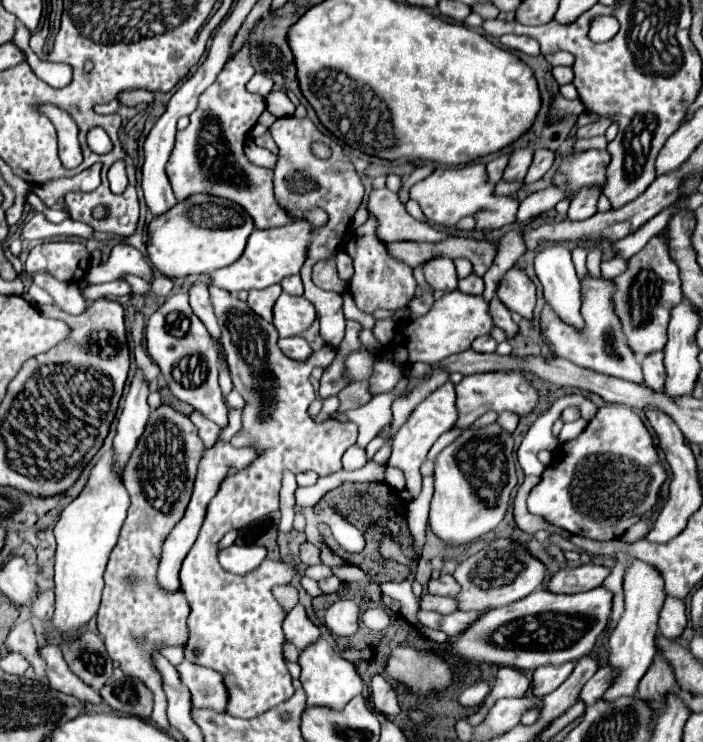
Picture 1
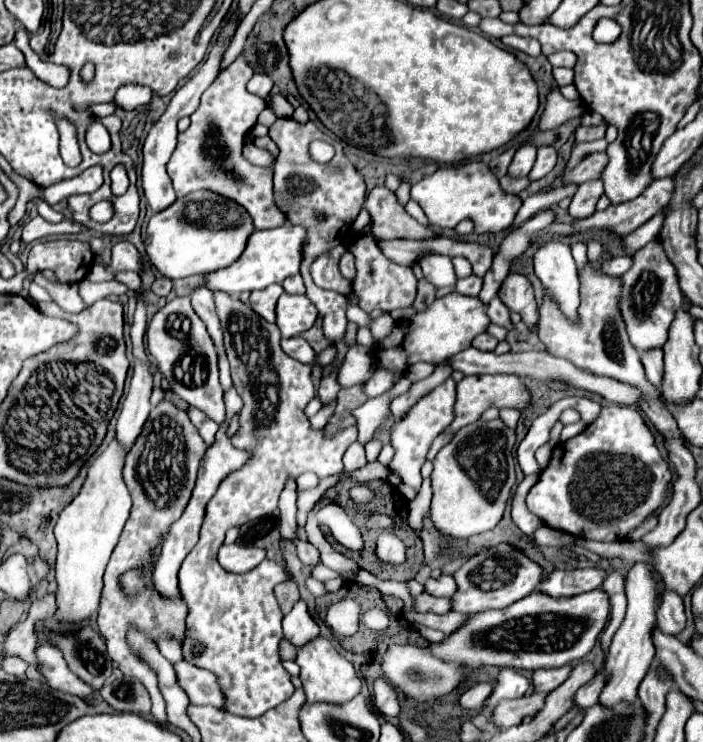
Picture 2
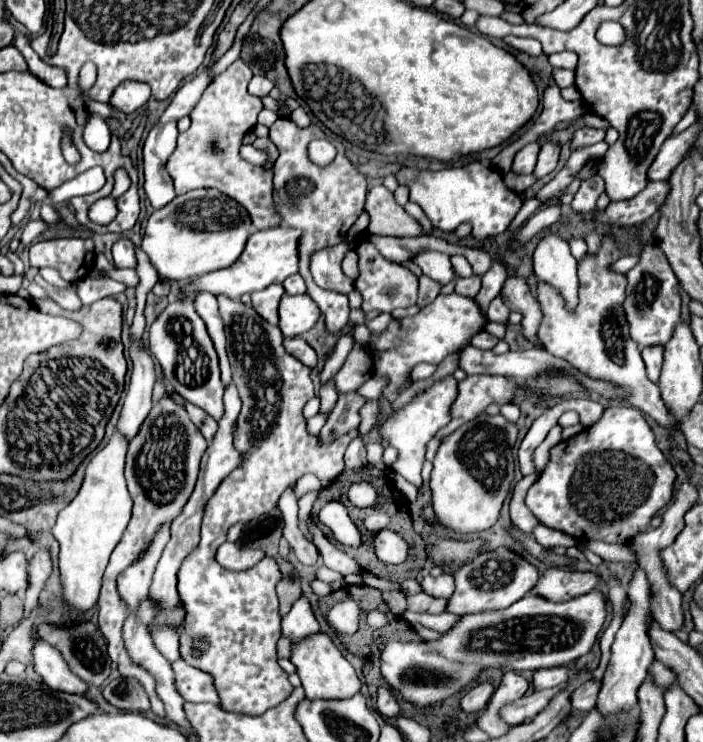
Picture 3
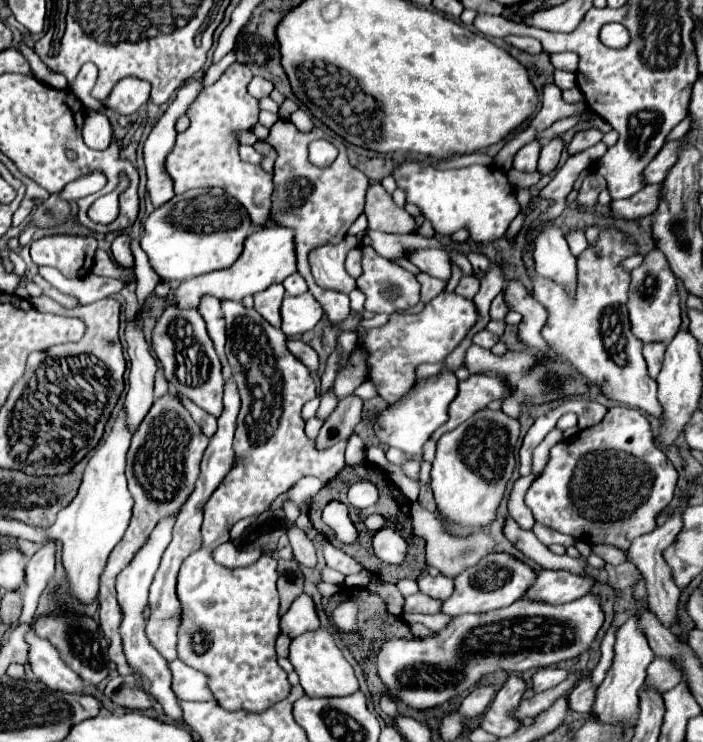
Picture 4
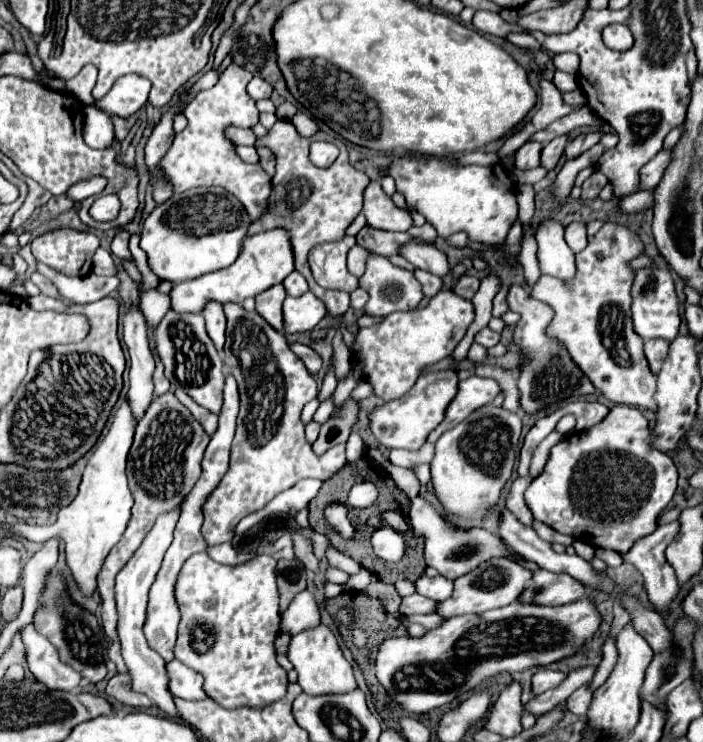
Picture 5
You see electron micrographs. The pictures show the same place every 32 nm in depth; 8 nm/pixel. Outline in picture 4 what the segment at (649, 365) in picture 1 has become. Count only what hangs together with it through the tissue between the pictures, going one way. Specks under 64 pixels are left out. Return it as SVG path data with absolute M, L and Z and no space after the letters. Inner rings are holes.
M644 344L644 358L648 362L648 372L652 378L656 378L662 368L664 352L666 352L666 344Z

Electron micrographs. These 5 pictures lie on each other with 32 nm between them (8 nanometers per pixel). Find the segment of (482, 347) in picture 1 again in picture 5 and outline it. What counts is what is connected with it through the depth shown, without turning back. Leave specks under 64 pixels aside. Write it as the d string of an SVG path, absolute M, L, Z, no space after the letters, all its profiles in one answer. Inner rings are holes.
M482 328L478 334L476 334L476 342L482 344L484 348L490 348L490 346L496 346L500 340L500 334L490 330L490 328Z

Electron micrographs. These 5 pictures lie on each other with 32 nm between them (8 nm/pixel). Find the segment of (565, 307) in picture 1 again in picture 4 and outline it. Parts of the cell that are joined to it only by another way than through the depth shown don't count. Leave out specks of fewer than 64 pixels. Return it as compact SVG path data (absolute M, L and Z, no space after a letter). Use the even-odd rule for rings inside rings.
M548 222L538 232L534 242L534 260L538 276L556 280L572 294L576 288L576 258L572 256L562 230L554 226L554 222Z

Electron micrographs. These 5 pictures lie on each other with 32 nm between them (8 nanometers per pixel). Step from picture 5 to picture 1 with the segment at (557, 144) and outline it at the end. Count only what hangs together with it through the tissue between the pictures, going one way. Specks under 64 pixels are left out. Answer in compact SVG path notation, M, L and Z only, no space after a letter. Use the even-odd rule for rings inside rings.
M548 148L536 150L532 166L530 166L528 174L526 174L526 184L532 184L532 182L540 180L552 168L552 164L554 164L554 152L552 150L548 150Z

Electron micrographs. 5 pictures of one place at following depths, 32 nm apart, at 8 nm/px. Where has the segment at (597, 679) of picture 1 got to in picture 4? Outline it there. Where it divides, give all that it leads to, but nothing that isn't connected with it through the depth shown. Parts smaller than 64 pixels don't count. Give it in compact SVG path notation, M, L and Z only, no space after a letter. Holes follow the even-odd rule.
M590 680L582 682L570 696L568 696L568 706L570 710L578 712L578 714L588 714L592 708L592 700L594 700L596 688L592 686Z

